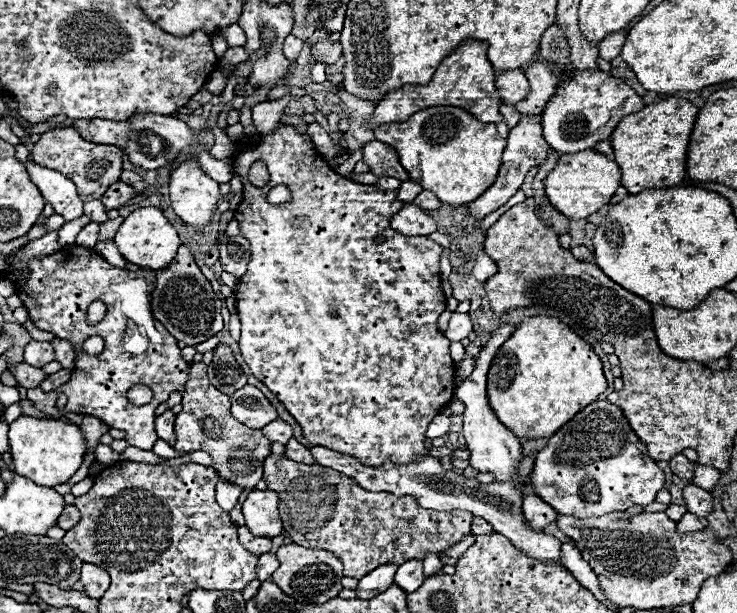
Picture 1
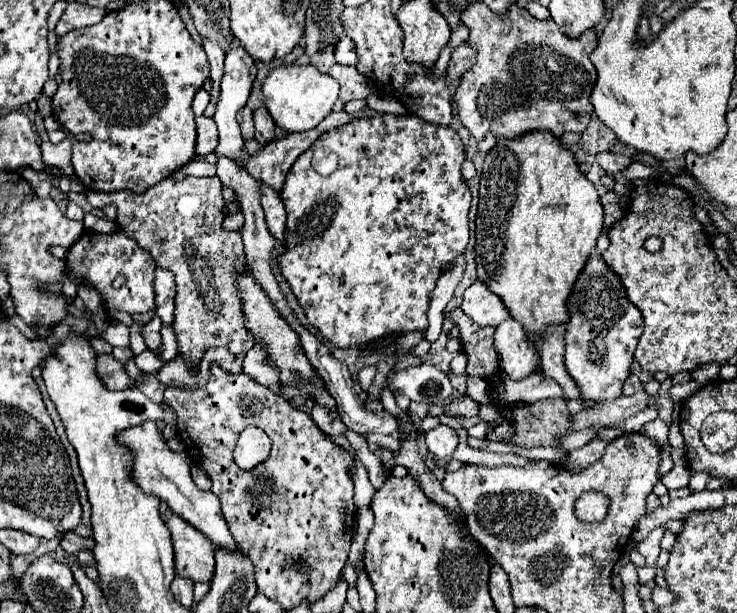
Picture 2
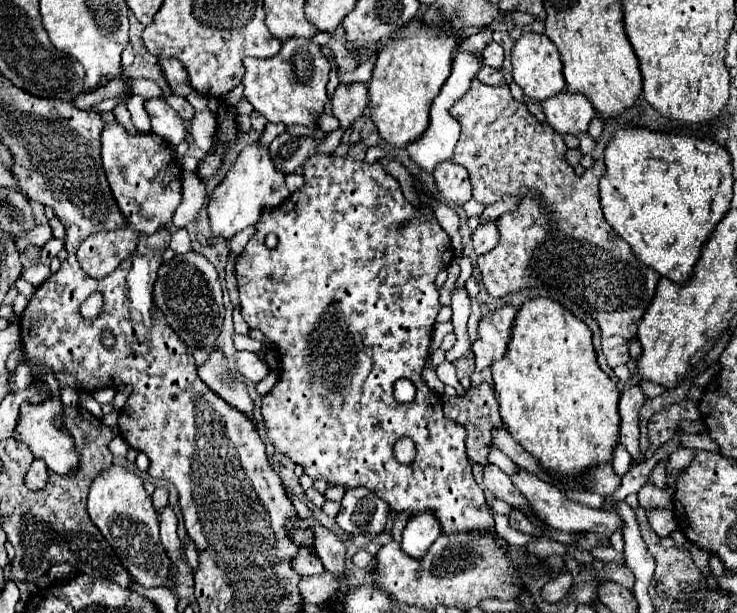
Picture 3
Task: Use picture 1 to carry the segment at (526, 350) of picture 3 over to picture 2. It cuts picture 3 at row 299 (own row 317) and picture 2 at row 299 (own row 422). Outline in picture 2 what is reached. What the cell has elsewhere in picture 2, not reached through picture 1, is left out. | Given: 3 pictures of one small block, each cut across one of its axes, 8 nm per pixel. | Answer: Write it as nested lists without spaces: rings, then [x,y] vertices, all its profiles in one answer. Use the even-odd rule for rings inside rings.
[[[534,130],[532,134],[524,134],[524,138],[502,138],[496,142],[496,146],[486,154],[484,166],[482,166],[482,176],[480,176],[480,202],[478,202],[478,214],[476,214],[476,270],[478,270],[478,280],[482,280],[494,294],[498,294],[506,308],[510,310],[510,316],[518,320],[528,332],[544,336],[544,330],[548,324],[566,324],[568,320],[568,310],[566,310],[566,298],[572,292],[572,284],[576,282],[580,270],[584,268],[584,262],[588,254],[596,248],[596,240],[602,232],[602,204],[598,198],[598,190],[594,188],[592,182],[586,180],[586,176],[580,172],[578,162],[574,154],[560,144],[560,138],[554,134],[548,134],[546,130]]]

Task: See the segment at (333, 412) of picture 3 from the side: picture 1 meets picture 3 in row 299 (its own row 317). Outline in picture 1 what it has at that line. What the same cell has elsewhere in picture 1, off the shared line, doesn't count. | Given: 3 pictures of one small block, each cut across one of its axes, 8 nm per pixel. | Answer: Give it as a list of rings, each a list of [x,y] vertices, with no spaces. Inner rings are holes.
[[[280,124],[274,134],[262,136],[262,140],[256,146],[246,144],[244,148],[240,148],[240,154],[234,160],[234,172],[240,174],[242,184],[244,184],[244,200],[236,210],[236,220],[240,224],[240,236],[244,236],[252,246],[252,258],[250,258],[248,272],[238,280],[236,290],[234,290],[236,308],[238,308],[240,322],[242,322],[242,336],[238,344],[240,344],[240,352],[246,364],[252,370],[252,376],[264,382],[268,390],[284,404],[284,408],[292,414],[292,418],[302,426],[302,432],[310,444],[318,444],[318,446],[326,446],[342,454],[350,454],[358,458],[364,466],[380,466],[388,460],[392,460],[392,464],[410,464],[412,460],[426,456],[428,454],[426,444],[424,444],[426,428],[432,422],[432,418],[440,414],[444,406],[452,400],[454,388],[456,388],[456,382],[454,382],[456,364],[448,352],[450,340],[442,336],[442,332],[436,326],[438,316],[446,308],[444,304],[446,298],[440,286],[440,280],[442,280],[440,266],[438,266],[442,246],[424,236],[402,236],[396,230],[392,230],[388,220],[404,206],[400,200],[396,200],[396,192],[394,190],[380,192],[374,186],[358,184],[350,178],[336,174],[332,168],[326,166],[324,158],[314,148],[314,144],[306,136],[298,134],[296,128],[292,126]],[[256,160],[264,160],[268,174],[270,174],[270,180],[264,188],[256,188],[248,182],[248,170]],[[278,184],[286,184],[290,188],[292,200],[288,204],[268,204],[266,196],[270,188]],[[376,236],[384,236],[384,242],[374,244]]]

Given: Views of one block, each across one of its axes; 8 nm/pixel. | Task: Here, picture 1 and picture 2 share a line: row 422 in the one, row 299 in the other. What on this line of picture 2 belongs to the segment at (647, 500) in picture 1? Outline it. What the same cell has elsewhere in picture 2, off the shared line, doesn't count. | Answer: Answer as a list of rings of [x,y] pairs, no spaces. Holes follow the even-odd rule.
[[[590,254],[568,296],[568,322],[564,334],[564,364],[574,382],[580,384],[584,400],[616,400],[622,394],[622,384],[630,376],[630,364],[640,334],[642,314],[628,300],[618,274],[606,266],[602,256]]]

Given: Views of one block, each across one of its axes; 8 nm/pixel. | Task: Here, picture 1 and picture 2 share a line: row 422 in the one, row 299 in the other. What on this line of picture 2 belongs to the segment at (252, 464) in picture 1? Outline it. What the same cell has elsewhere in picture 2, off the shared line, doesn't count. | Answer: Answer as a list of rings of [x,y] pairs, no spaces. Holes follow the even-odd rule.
[[[189,176],[181,181],[168,177],[148,188],[140,196],[136,196],[130,190],[120,190],[114,194],[102,194],[90,190],[86,198],[90,204],[114,204],[118,208],[118,224],[124,230],[124,234],[128,234],[128,238],[134,238],[142,250],[150,252],[150,256],[160,268],[168,268],[174,274],[176,278],[174,332],[178,340],[178,356],[184,358],[184,362],[188,360],[188,366],[192,366],[192,370],[196,370],[200,358],[210,348],[222,347],[238,355],[254,346],[254,338],[250,330],[244,326],[244,312],[236,284],[236,272],[240,272],[246,266],[242,236],[240,232],[228,232],[222,226],[226,216],[222,200],[222,182],[217,176],[201,178]]]

